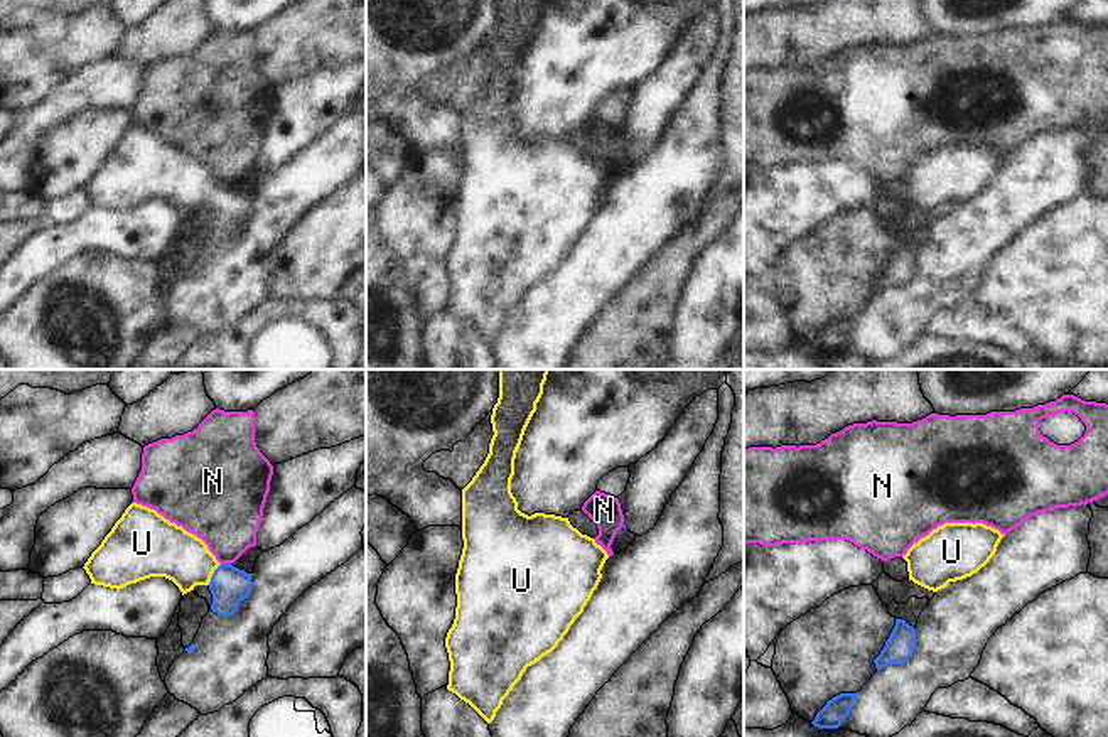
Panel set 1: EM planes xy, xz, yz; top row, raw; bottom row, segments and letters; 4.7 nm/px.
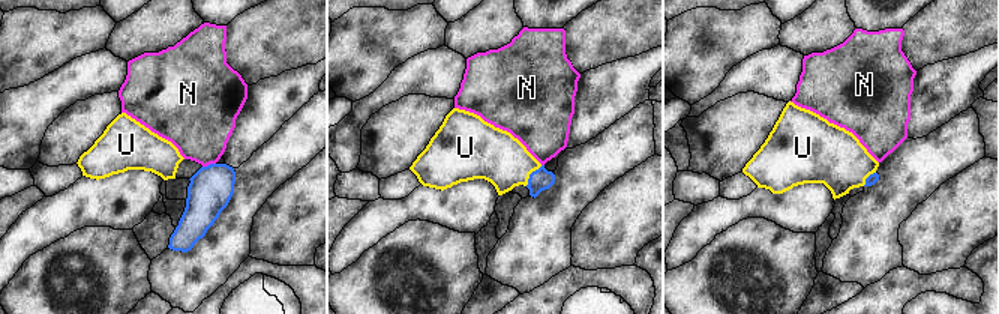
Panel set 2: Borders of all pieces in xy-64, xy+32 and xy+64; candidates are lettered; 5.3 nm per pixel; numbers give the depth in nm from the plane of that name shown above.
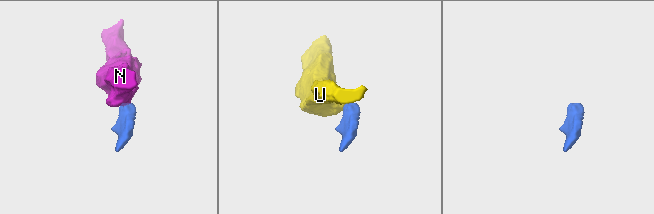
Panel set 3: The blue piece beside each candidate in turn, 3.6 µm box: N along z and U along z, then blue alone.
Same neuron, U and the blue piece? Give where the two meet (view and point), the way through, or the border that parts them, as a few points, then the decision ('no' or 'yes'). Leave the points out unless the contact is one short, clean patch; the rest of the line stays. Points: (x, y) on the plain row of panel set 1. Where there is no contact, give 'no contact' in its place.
xy (213, 196) | across xy (230, 208), (213, 196), (167, 172) | yes

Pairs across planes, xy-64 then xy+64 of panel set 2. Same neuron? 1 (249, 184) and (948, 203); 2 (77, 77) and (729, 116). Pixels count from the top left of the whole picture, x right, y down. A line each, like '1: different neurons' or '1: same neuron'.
1: different neurons
2: different neurons

